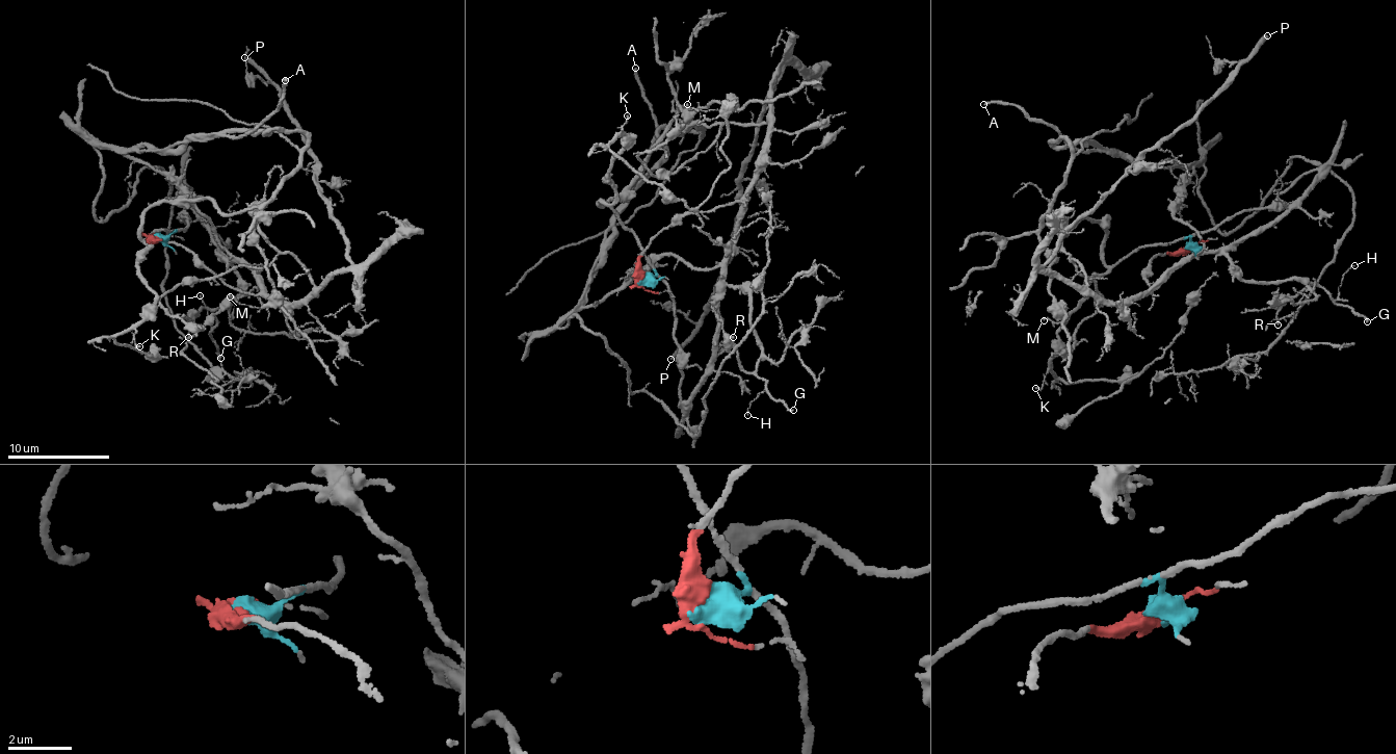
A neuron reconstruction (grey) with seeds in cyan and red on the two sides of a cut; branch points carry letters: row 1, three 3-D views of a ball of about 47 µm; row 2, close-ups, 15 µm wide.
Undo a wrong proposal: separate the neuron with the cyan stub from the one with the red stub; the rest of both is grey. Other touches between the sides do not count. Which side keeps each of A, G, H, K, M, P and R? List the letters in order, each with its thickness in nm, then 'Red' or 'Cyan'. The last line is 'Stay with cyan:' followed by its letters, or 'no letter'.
A: Thickness 200 nm. Cyan
G: Thickness 180 nm. Red
H: Thickness 90 nm. Red
K: Thickness 120 nm. Cyan
M: Thickness 130 nm. Cyan
P: Thickness 260 nm. Red
R: Thickness 130 nm. Red
Stay with cyan: A, K, M

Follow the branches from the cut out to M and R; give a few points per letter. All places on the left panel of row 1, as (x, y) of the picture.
M: (153, 237), (176, 231), (141, 234), (142, 216), (166, 202), (257, 208), (271, 297), (259, 308), (230, 297)
R: (153, 237), (228, 285), (260, 292), (249, 266), (231, 263), (238, 295), (205, 308), (188, 337)

